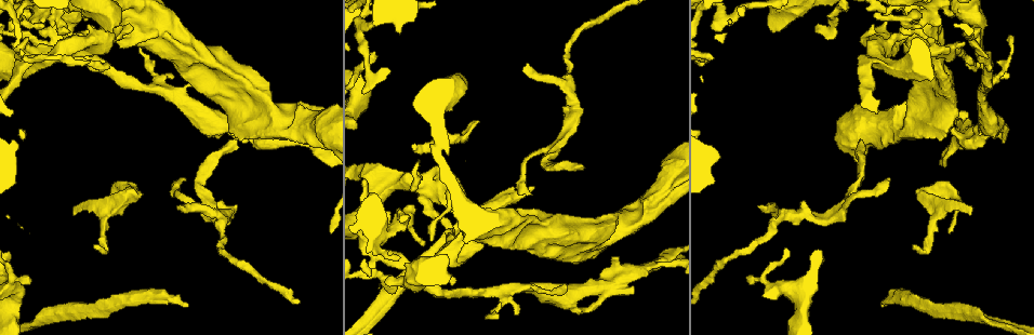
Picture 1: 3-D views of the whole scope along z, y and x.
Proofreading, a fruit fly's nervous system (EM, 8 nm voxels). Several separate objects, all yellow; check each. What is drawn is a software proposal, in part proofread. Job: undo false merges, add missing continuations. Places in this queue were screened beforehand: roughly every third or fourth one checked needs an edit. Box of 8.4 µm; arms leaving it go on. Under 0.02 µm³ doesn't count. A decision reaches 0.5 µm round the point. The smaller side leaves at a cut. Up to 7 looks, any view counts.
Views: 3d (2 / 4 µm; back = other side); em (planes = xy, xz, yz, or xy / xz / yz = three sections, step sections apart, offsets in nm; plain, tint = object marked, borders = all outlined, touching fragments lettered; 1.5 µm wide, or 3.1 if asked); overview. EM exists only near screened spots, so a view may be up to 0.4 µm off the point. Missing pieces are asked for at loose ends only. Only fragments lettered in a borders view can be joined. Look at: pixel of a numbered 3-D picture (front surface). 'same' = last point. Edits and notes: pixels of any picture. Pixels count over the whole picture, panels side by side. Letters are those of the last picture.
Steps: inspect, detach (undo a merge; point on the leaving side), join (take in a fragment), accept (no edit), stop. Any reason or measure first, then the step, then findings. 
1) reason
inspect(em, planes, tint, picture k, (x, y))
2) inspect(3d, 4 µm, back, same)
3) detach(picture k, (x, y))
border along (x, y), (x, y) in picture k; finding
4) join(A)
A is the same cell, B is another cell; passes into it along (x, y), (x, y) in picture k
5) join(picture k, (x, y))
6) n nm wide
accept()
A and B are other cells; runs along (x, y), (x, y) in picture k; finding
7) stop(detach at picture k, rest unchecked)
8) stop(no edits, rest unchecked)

branch stops here
inspect(3d, 4 µm, picture 1, (27, 279))

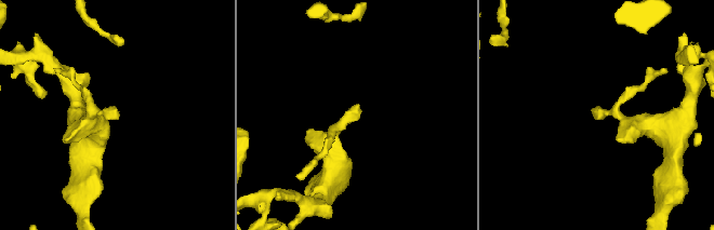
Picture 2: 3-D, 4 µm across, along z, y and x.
need the tissue
inspect(em, xz, step 8, borders, picture 2, (117, 115))

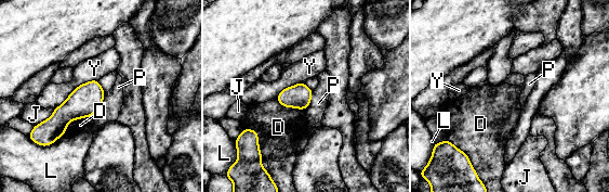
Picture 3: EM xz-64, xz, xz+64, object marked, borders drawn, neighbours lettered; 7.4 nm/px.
180 nm wide; Y touches over 380 nm
accept()
D, J, L, P and Y are other cells; none of them fits

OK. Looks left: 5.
free end
inspect(3d, 4 µm, back, picture 1, (971, 212))

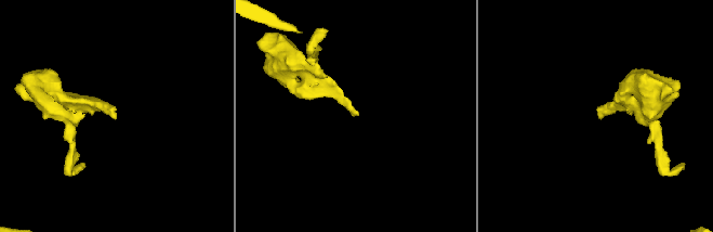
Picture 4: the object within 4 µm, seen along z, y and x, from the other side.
now the EM
inspect(em, xy, step 8, borders, picture 4, (114, 116))

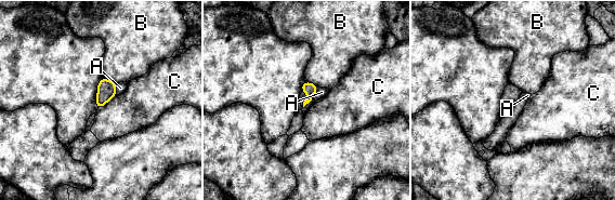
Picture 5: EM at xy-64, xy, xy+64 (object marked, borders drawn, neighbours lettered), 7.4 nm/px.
inspect(em, planes, borders, same)

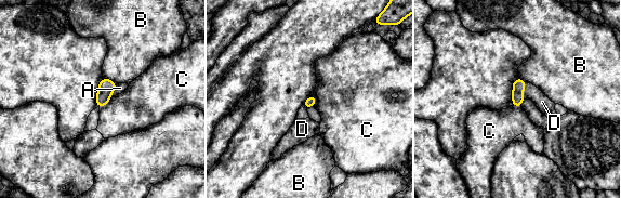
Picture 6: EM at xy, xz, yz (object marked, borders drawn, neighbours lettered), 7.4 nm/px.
D touches over 140 nm
join(D)
D is the same cell, A, B and C are other cells; it goes on there

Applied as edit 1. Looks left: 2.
branch stops here
inspect(em, yz, step 8, borders, picture 1, (533, 188))

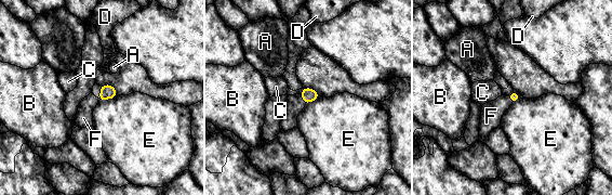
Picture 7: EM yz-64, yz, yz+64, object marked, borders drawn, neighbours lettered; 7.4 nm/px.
inspect(em, planes, borders, same)

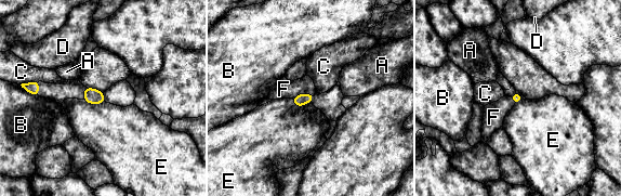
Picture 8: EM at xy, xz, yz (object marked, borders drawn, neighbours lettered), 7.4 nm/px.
join(F)
F is the same cell, A, B, C, D and E are other cells; passes into it along (300, 100), (303, 94), (283, 89) in picture 8; it goes on there

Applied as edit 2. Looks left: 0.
stop(join at picture 6, join at picture 8, rest unchecked)

